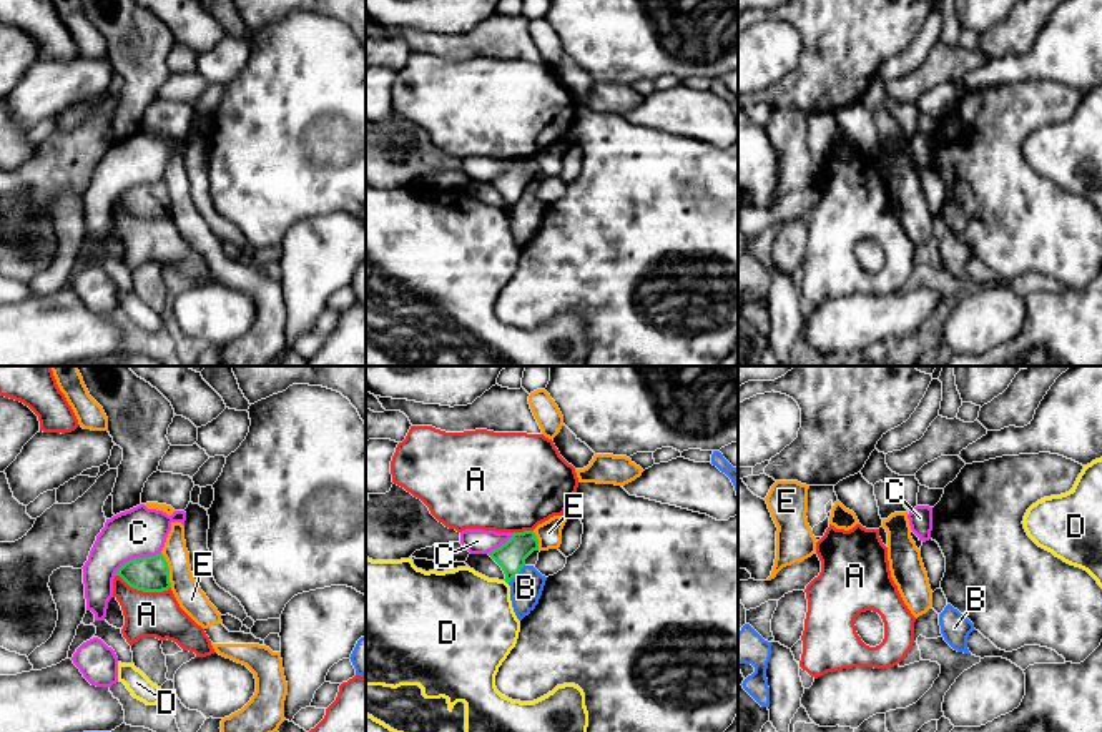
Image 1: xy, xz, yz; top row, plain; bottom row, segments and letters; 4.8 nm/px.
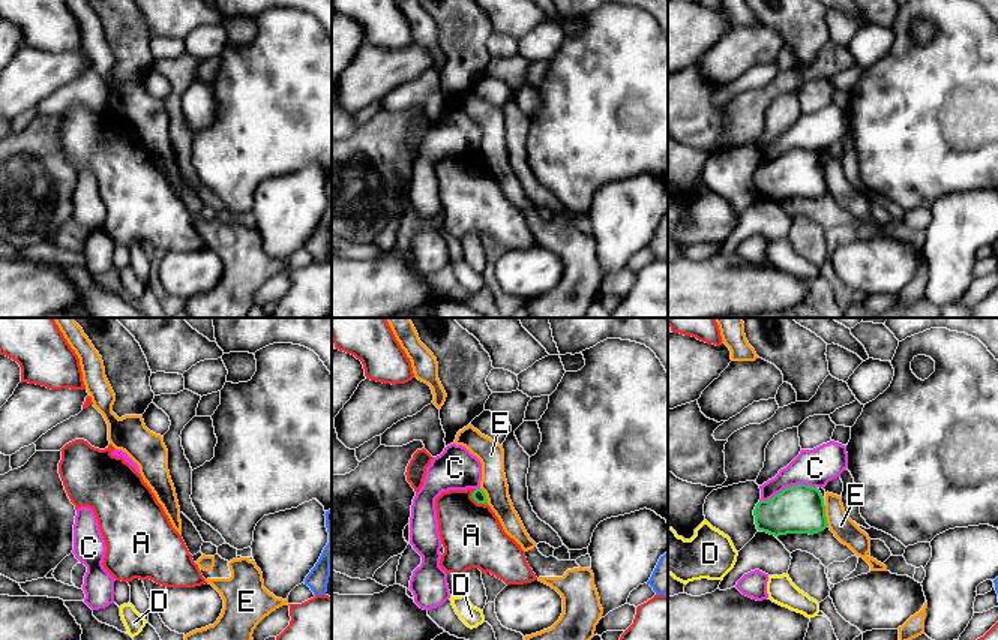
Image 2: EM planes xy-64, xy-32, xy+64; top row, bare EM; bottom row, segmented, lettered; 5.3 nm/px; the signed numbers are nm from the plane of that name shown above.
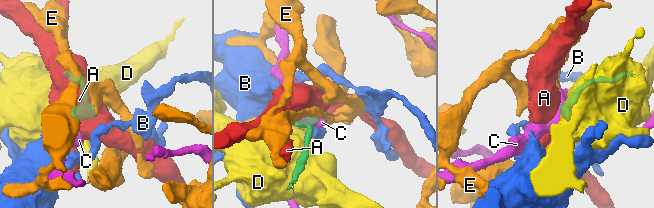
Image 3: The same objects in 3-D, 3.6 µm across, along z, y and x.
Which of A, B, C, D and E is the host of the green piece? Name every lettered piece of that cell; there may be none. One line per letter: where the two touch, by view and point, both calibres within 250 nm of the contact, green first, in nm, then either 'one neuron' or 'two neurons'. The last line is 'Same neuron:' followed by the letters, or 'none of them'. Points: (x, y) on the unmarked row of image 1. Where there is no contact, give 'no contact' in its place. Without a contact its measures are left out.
A: xy (143, 218) | 180/220 nm | two neurons
B: xz (516, 202) | 140/160 nm | two neurons
C: xy (138, 185) | 180/240 nm | two neurons
D: xz (506, 208) | 140/420 nm | two neurons
E: xy (168, 197) | 180/140 nm | one neuron
Same neuron: E

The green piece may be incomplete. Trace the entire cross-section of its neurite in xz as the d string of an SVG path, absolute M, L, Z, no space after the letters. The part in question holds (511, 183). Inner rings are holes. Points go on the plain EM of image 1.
M553 143L534 158L514 160L505 171L494 176L489 183L502 195L504 208L509 211L534 178L558 176L565 150L565 143Z

